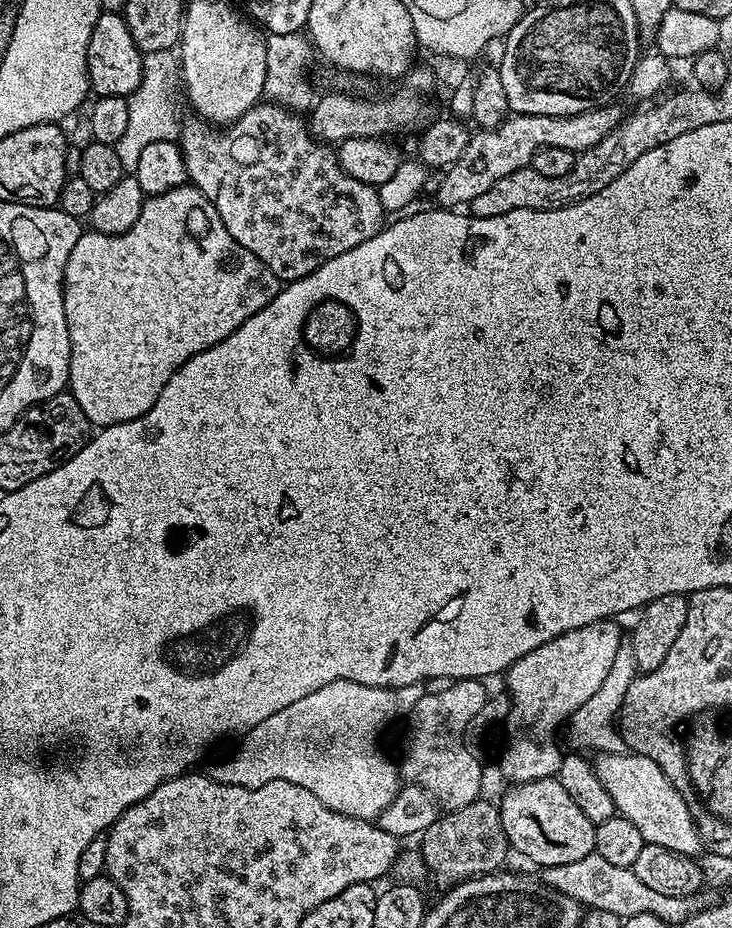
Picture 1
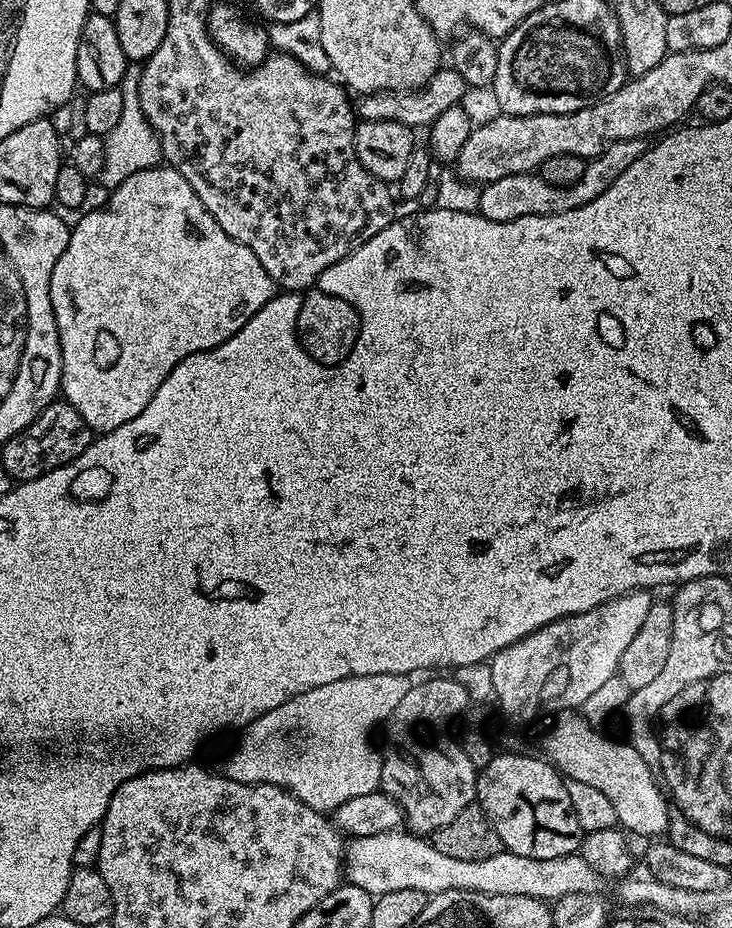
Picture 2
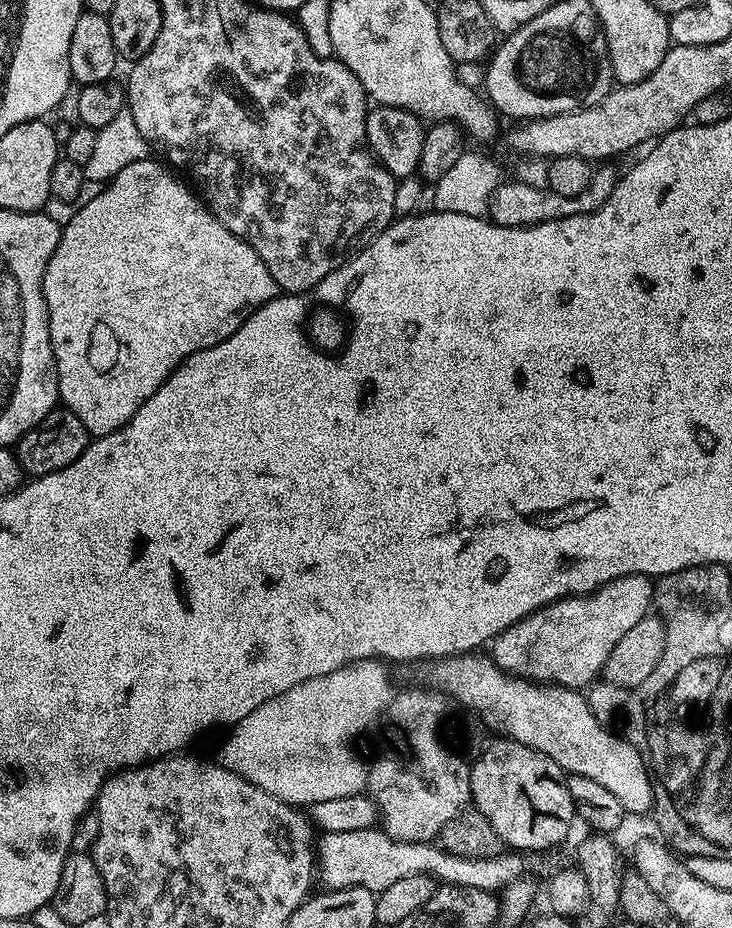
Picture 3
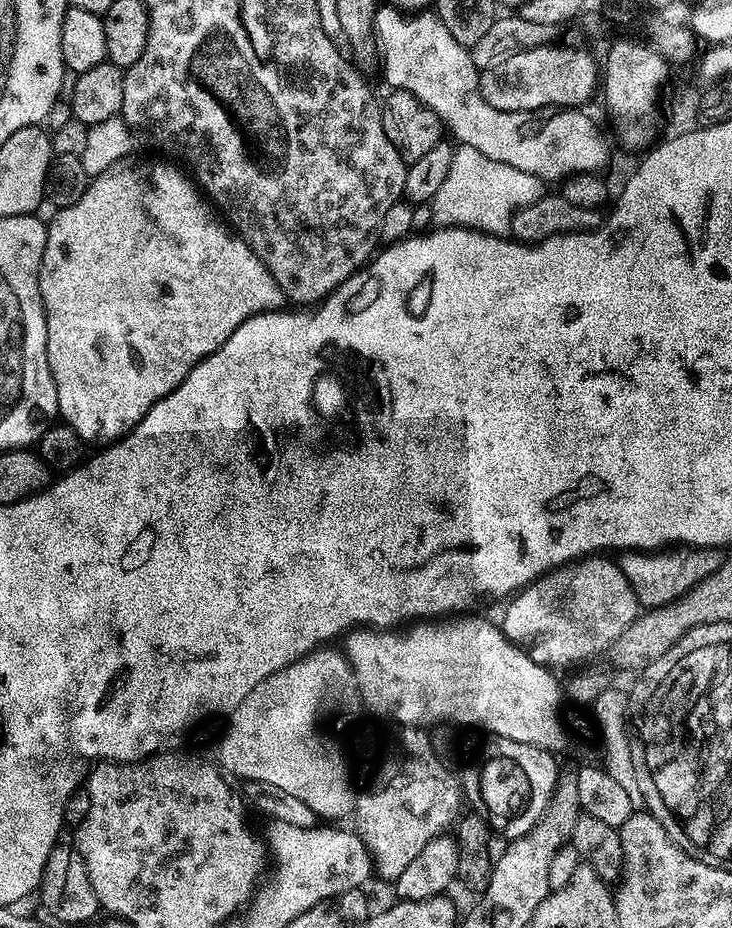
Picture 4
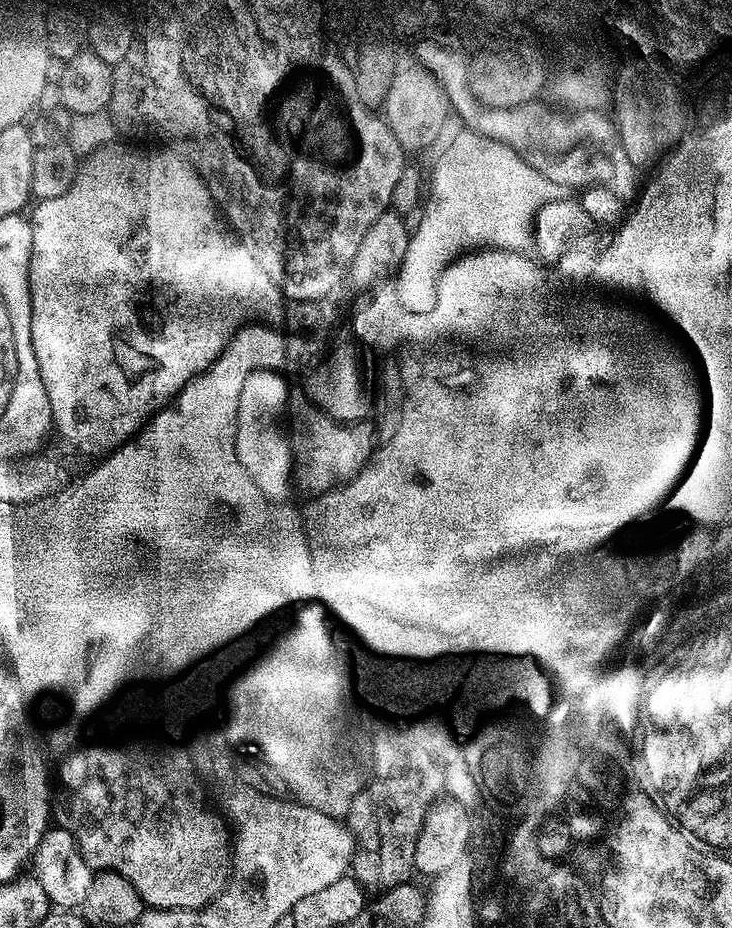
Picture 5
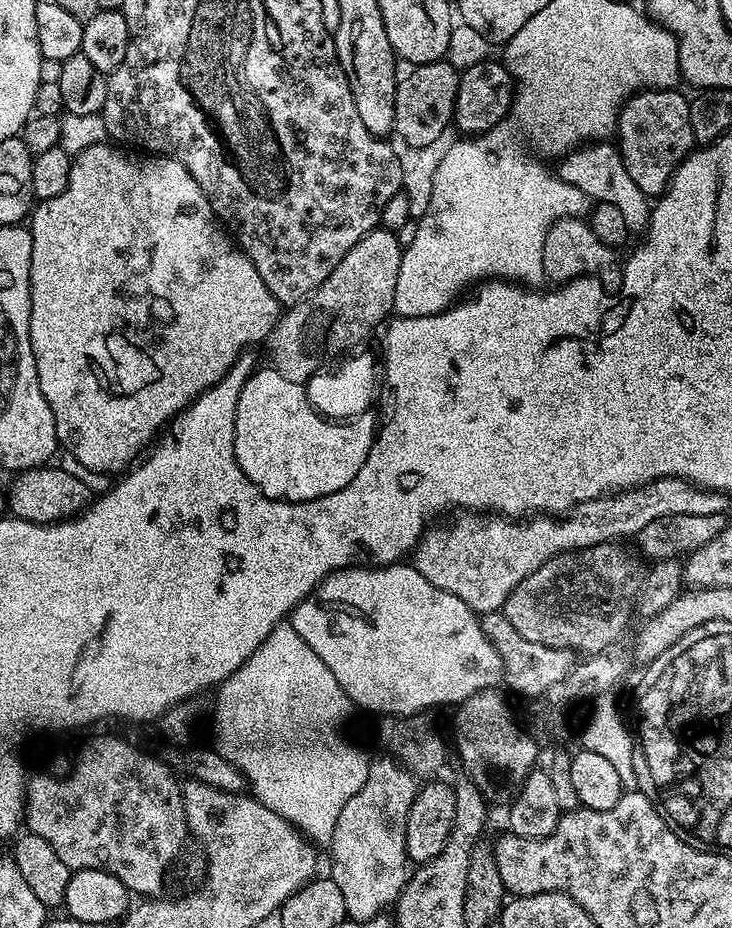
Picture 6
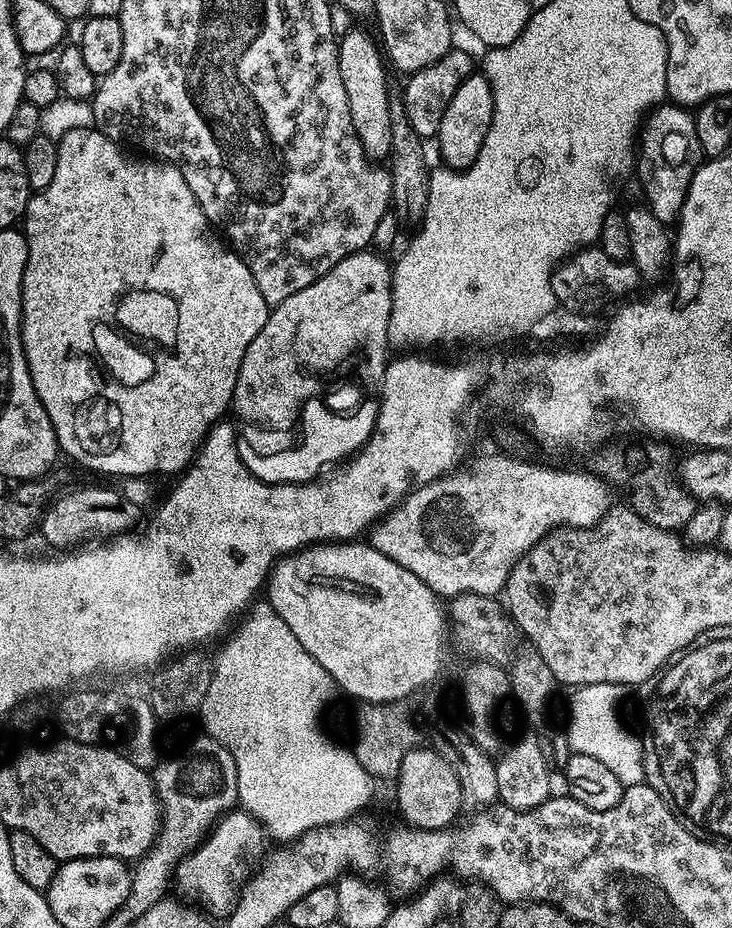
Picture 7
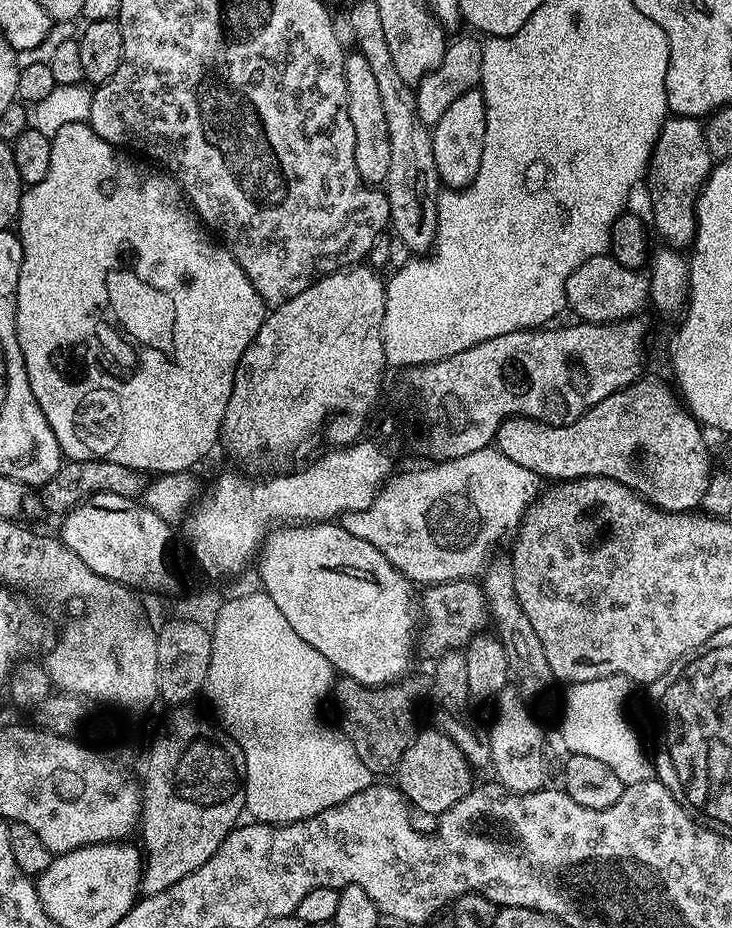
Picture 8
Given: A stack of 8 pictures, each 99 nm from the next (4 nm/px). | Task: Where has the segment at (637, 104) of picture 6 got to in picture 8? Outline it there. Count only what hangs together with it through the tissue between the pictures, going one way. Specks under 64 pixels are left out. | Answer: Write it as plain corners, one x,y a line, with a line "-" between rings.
669,115
658,134
658,142
648,163
646,185
648,200
652,203
650,224
655,235
657,232
669,248
687,249
696,238
696,199
700,197
714,167
714,159
707,149
704,127
695,116

